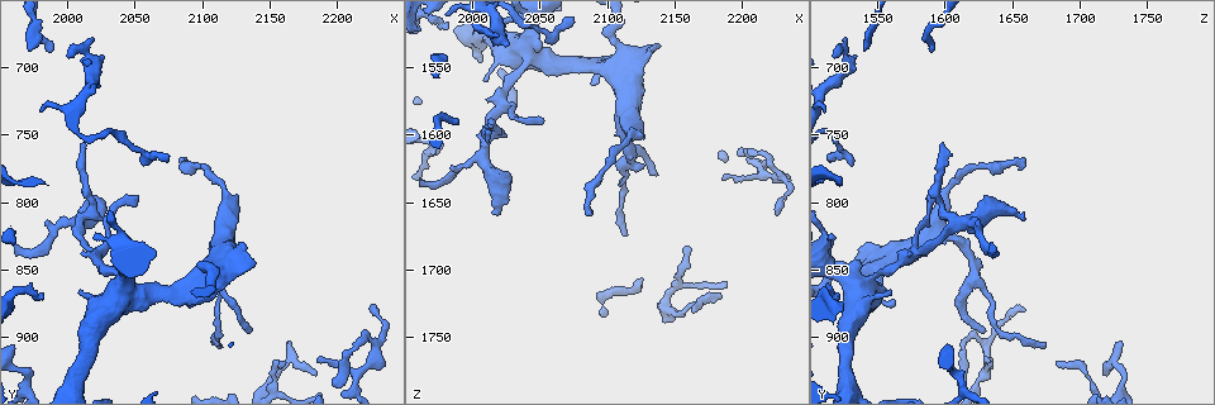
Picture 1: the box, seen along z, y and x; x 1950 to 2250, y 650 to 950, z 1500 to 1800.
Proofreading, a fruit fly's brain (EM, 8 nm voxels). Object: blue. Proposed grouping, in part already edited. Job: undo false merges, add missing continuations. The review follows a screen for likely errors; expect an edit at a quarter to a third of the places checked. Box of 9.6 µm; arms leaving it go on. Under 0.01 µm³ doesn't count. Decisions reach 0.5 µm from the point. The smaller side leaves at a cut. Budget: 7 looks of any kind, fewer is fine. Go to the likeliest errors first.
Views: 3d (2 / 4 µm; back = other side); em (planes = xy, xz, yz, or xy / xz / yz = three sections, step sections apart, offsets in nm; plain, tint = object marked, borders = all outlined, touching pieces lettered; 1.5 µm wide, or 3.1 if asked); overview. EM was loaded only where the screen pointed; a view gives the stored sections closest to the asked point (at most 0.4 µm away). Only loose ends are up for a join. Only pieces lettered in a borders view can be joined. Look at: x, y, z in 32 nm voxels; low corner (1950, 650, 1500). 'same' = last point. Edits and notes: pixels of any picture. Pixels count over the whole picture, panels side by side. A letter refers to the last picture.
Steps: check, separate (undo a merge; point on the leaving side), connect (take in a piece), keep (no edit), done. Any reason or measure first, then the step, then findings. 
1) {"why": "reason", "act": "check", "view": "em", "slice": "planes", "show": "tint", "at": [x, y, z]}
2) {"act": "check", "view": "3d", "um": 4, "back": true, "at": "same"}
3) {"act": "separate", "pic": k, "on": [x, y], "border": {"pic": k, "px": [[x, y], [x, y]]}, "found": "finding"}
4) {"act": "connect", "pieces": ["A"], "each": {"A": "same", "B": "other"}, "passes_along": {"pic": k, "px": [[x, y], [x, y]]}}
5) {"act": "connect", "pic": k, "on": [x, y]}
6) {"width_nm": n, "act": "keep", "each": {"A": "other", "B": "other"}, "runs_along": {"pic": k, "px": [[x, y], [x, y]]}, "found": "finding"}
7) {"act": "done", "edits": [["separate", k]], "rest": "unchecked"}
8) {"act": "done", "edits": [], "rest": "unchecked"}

{"why": "branch point", "act": "check", "view": "3d", "um": 4, "at": [2214, 928, 1630]}

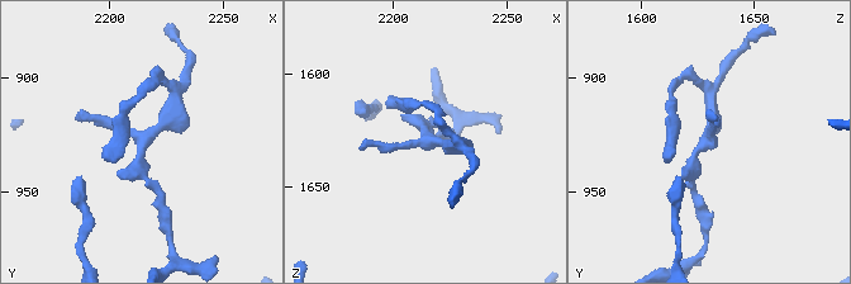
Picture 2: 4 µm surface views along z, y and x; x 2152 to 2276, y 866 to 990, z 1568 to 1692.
{"act": "check", "view": "em", "slice": "planes", "show": "borders", "at": [2215, 928, 1630]}

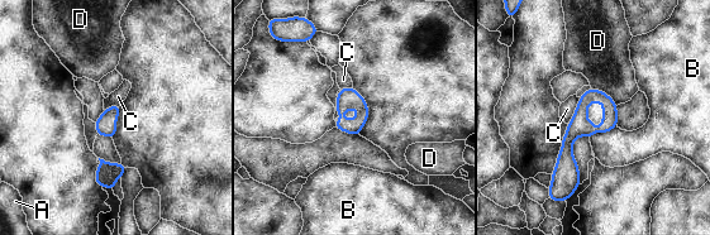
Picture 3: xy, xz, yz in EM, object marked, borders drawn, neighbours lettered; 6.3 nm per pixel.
{"act": "keep", "each": {"A": "other", "B": "other", "C": "other", "D": "other"}, "runs_along": {"pic": 3, "px": [[597, 92], [582, 106], [566, 166], [554, 177]]}, "found": "all the same neuron"}

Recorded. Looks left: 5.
{"why": "tapers out", "act": "check", "view": "3d", "um": 4, "at": [2224, 882, 1660]}

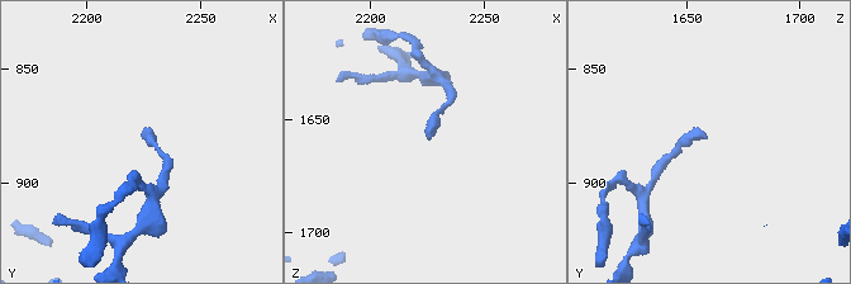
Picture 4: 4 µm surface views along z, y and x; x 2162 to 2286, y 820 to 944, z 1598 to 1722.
{"why": "shape alone is not enough", "act": "check", "view": "em", "slice": "planes", "show": "borders", "at": [2224, 881, 1659]}

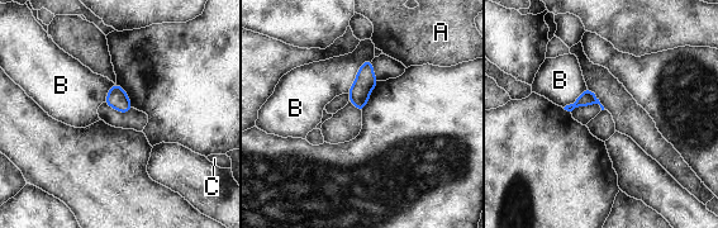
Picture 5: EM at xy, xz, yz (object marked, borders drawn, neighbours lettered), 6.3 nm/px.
{"longest_contact_nm": ["B", 260], "act": "keep", "each": {"A": "other", "B": "other", "C": "other"}, "border": {"pic": 5, "px": [[371, 60], [360, 66], [347, 93]]}, "found": "no lettered piece goes on from it"}

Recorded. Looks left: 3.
{"act": "check", "view": "em", "slice": "xy", "step": 8, "show": "borders", "at": [2050, 844, 1536]}

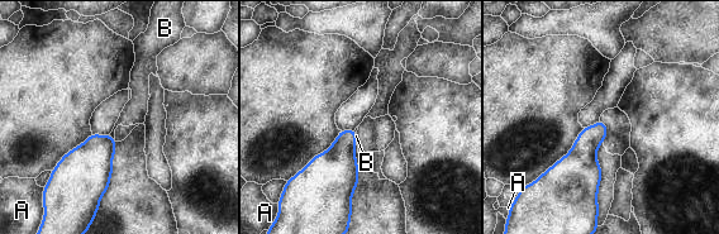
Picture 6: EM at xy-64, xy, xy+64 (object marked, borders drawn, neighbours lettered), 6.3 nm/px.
{"why": "another direction", "act": "check", "view": "em", "slice": "planes", "show": "borders", "at": "same"}

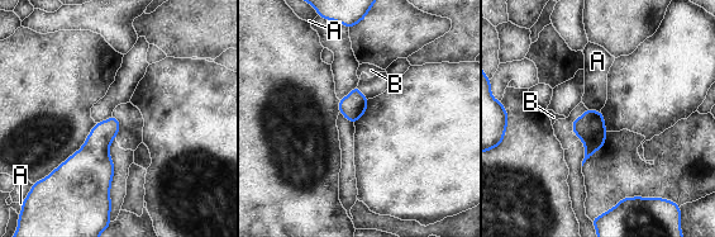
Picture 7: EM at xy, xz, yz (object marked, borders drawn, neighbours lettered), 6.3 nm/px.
{"act": "keep", "each": {"A": "other", "B": "other"}, "border": {"pic": 7, "px": [[587, 108], [600, 110]]}, "found": "none of them fits"}

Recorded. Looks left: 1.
{"act": "done", "edits": [], "rest": "unchecked"}

